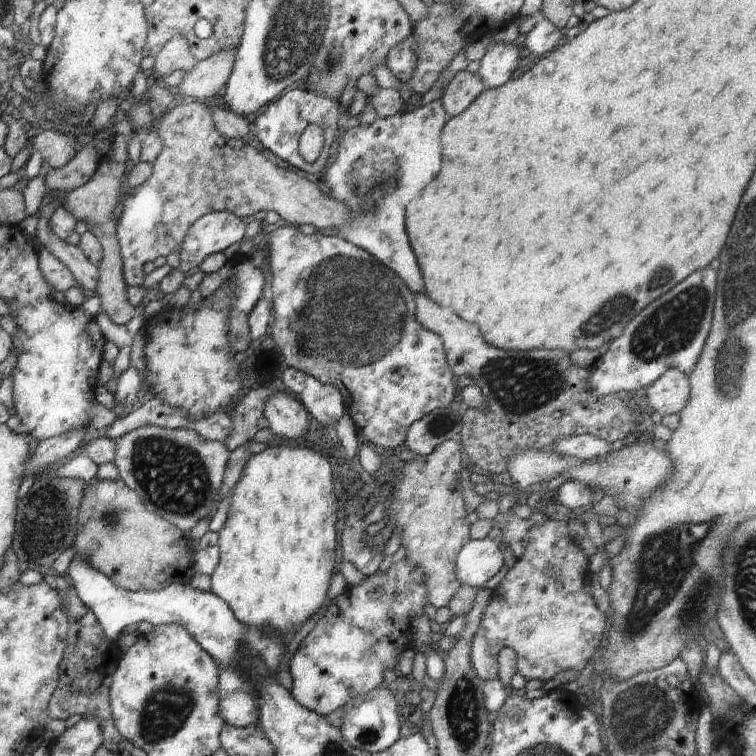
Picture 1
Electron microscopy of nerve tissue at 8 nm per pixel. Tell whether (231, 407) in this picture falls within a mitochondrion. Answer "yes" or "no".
no

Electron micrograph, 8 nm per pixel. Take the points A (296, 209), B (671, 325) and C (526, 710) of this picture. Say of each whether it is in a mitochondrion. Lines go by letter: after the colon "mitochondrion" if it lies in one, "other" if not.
A: other
B: mitochondrion
C: other

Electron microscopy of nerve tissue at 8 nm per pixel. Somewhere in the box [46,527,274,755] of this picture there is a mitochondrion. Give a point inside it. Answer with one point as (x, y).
(165, 711)

